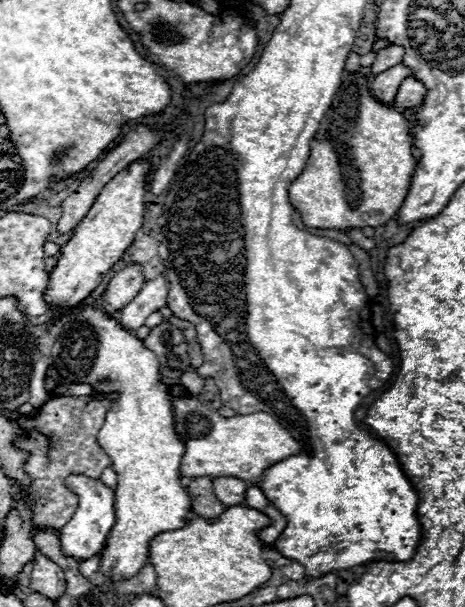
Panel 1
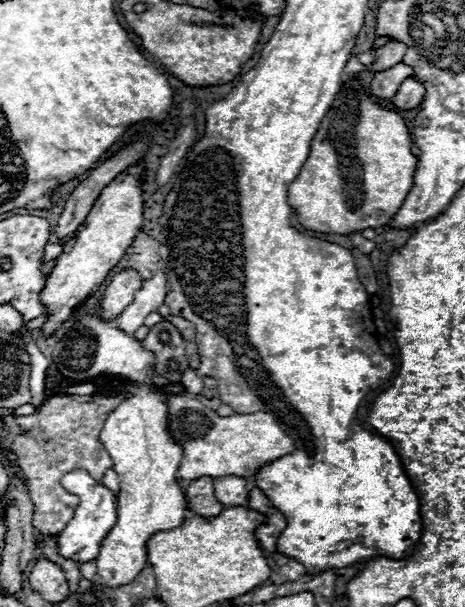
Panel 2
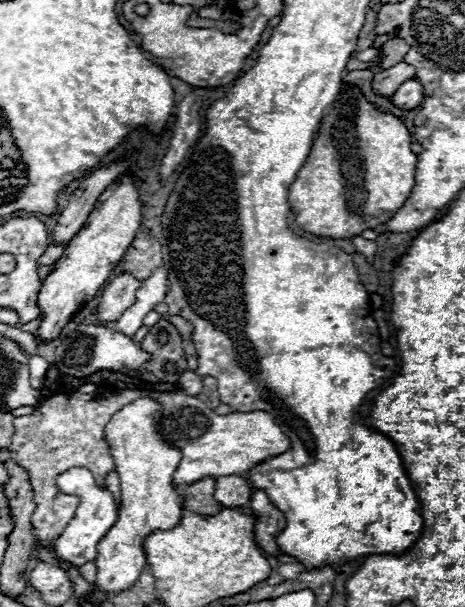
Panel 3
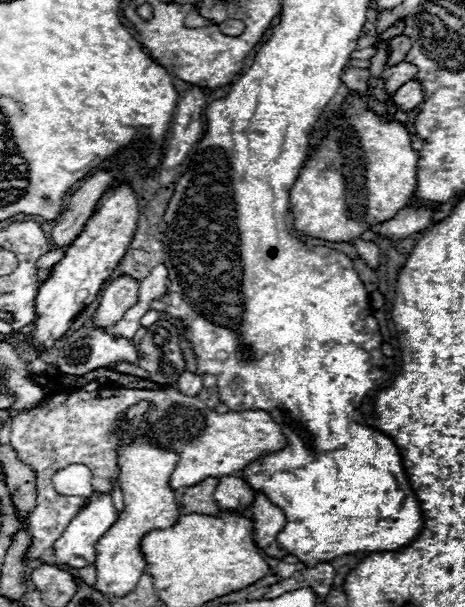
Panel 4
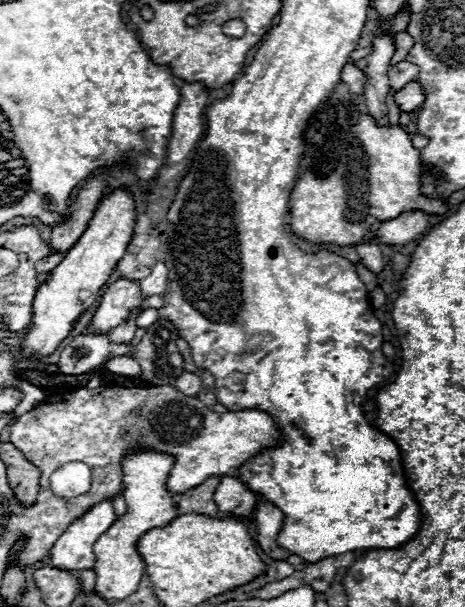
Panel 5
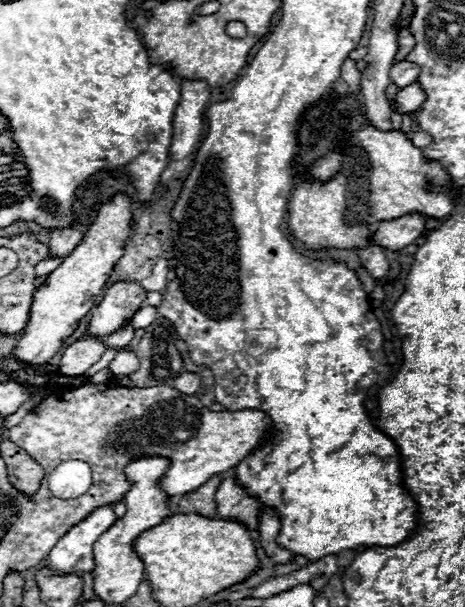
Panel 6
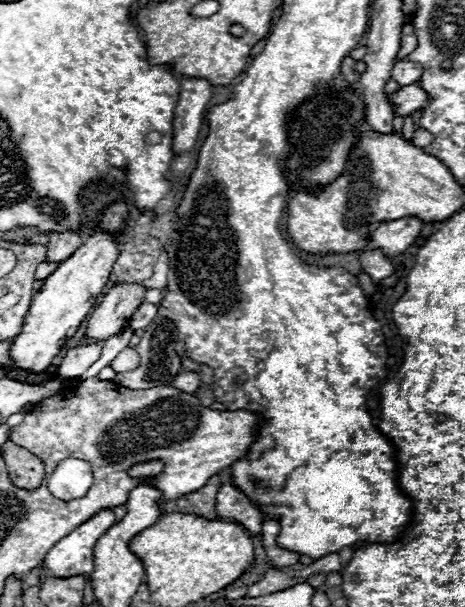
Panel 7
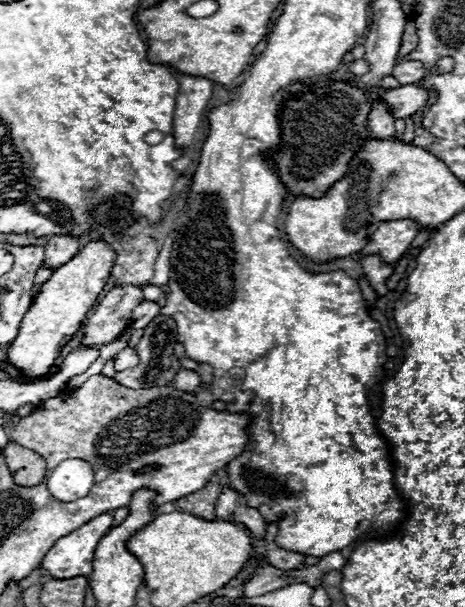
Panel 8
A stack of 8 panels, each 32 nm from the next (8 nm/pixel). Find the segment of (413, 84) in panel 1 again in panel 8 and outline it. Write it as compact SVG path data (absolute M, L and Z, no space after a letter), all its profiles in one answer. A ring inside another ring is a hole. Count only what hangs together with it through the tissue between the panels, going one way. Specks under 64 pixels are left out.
M400 86L394 90L382 90L380 92L386 104L390 106L394 118L408 118L422 106L426 106L428 92L422 86Z

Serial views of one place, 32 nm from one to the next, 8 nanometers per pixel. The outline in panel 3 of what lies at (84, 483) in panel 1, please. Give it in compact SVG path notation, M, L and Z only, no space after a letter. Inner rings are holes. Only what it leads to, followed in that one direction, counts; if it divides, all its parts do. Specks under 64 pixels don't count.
M70 468L70 470L66 470L64 474L58 476L58 486L66 494L76 494L80 498L80 506L78 506L76 516L72 518L72 522L68 522L66 530L60 534L60 538L56 538L54 548L56 548L58 558L68 560L68 562L72 562L76 566L82 566L86 562L96 560L98 542L116 524L118 510L116 510L116 504L114 504L114 496L110 494L110 490L96 486L92 474L86 468Z

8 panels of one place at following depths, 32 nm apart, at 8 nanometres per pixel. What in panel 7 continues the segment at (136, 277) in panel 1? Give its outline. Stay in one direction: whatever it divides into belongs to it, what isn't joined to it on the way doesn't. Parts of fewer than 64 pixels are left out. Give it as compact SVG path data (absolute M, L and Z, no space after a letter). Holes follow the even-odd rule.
M116 284L112 286L102 302L94 308L88 328L86 340L104 342L106 338L118 334L124 326L128 326L130 316L144 302L144 286L140 284Z

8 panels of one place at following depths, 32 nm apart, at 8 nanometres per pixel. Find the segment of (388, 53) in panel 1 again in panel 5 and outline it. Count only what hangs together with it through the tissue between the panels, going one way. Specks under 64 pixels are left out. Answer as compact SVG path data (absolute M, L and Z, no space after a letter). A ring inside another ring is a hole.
M400 32L398 36L394 36L396 52L392 54L392 66L398 64L398 62L402 62L402 60L406 58L406 54L408 54L410 48L412 48L412 44L414 44L414 40L412 40L412 36L406 34L406 32Z

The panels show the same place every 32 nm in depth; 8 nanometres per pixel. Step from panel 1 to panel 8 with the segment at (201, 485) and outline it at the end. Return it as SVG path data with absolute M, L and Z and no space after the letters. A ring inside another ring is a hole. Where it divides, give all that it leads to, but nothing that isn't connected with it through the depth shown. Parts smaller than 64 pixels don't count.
M212 476L202 490L188 494L188 496L176 500L174 504L176 504L176 508L180 512L188 512L188 514L200 516L204 520L216 520L214 504L216 504L216 498L218 498L220 490L222 490L220 478L218 476Z

